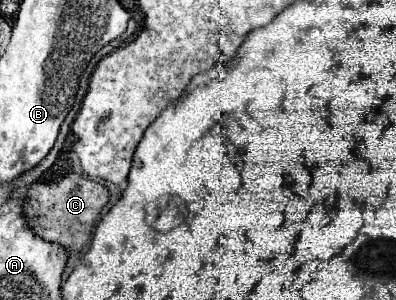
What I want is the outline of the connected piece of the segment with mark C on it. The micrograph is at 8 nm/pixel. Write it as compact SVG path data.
M68 174L58 182L34 182L24 198L22 210L28 226L44 240L60 244L70 256L82 256L92 242L94 226L108 202L108 188L82 174Z

